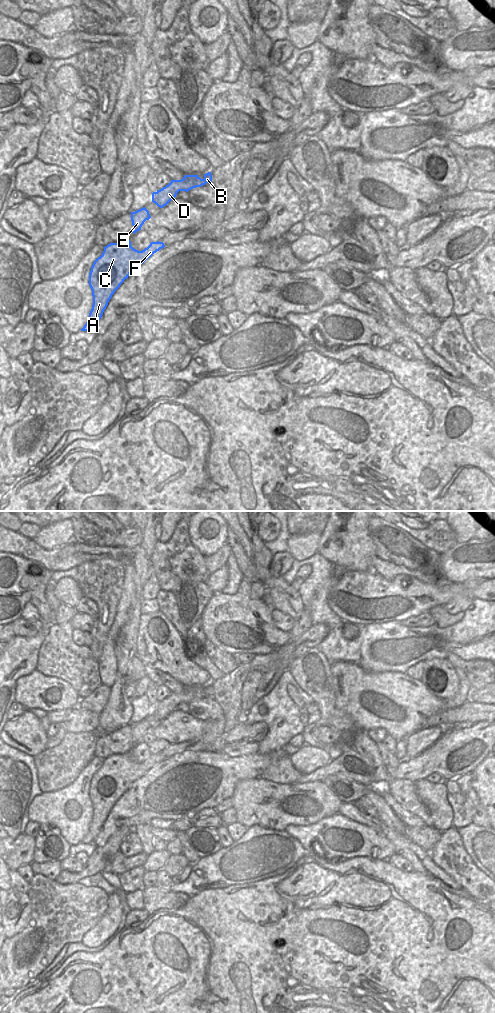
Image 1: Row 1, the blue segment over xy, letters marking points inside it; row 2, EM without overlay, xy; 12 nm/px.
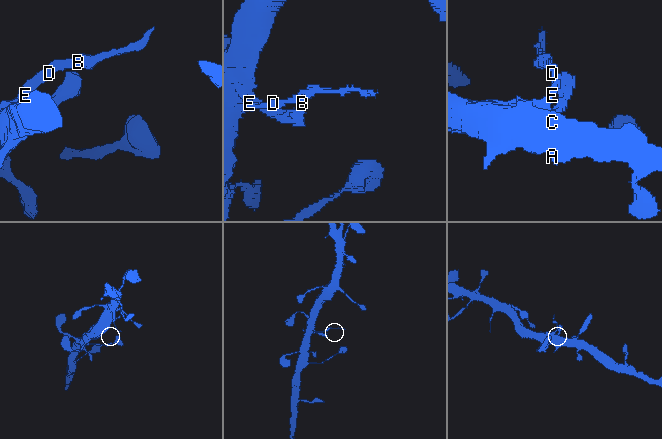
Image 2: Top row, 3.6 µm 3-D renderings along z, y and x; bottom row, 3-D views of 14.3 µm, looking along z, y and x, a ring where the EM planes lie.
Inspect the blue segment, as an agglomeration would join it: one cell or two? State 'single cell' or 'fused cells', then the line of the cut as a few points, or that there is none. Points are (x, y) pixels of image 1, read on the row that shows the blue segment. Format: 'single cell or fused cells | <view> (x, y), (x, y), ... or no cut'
single cell | no cut

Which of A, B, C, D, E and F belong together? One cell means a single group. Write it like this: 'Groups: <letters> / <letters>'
Groups: A B C D E F.

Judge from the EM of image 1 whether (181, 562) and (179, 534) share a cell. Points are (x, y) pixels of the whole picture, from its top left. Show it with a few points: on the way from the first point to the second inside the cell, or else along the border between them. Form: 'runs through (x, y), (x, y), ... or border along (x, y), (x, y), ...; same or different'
runs through (179, 555), (179, 541); same

